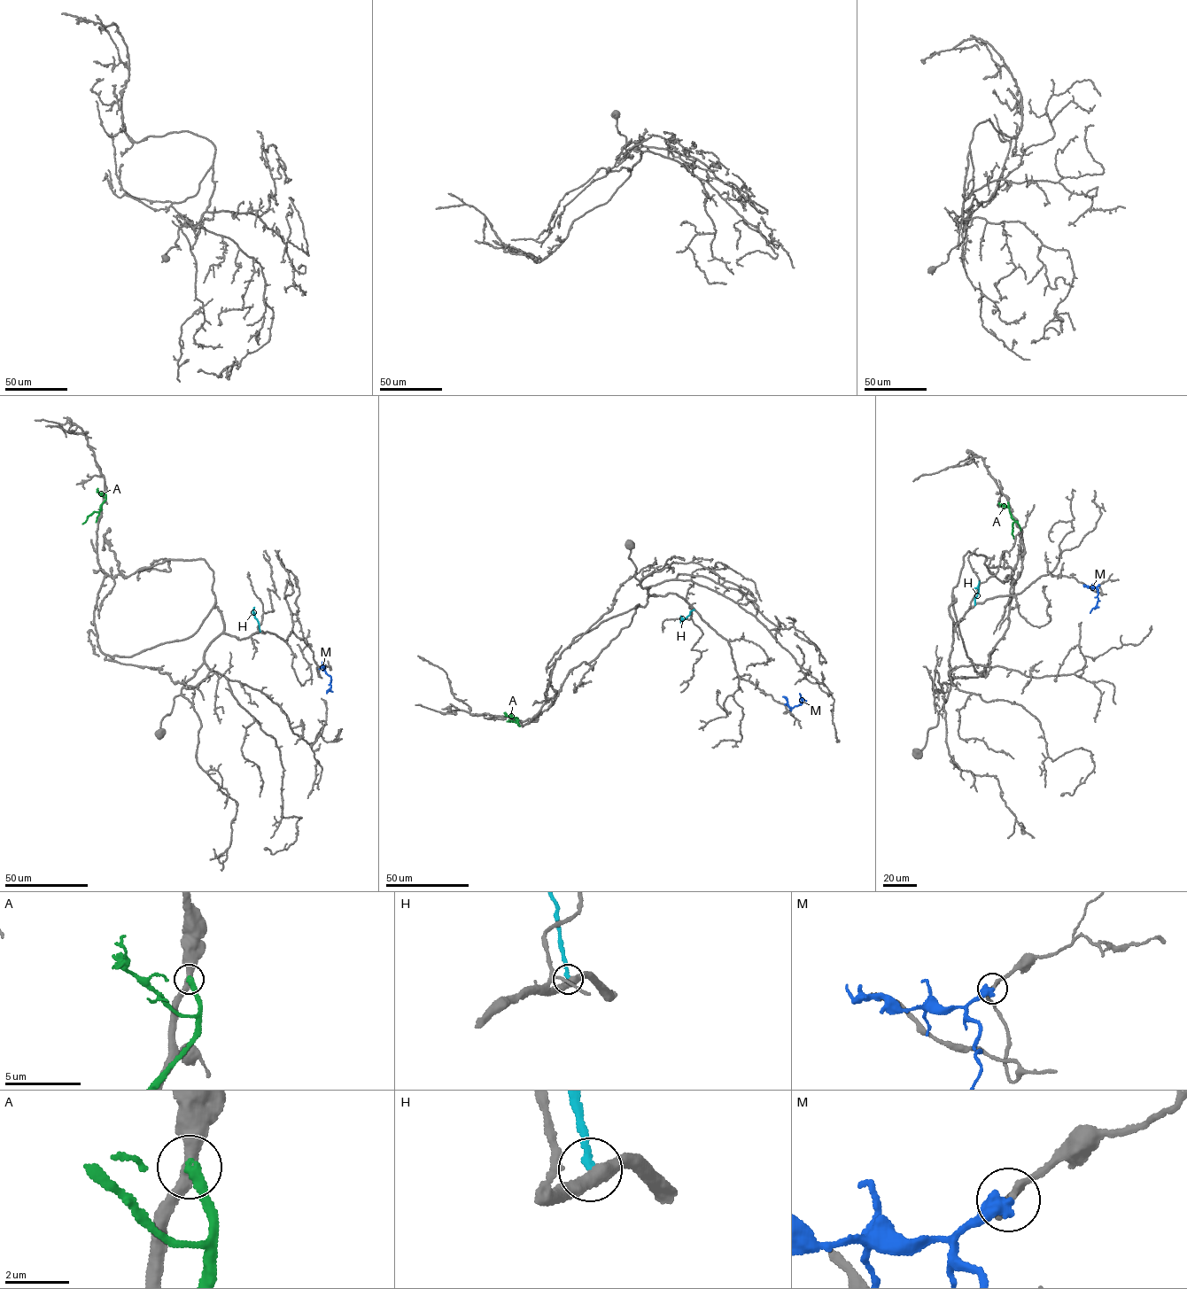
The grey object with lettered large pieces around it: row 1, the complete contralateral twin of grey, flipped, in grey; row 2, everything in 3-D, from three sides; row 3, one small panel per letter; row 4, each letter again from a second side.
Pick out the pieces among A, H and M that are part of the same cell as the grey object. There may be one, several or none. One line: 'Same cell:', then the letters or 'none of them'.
Same cell: none of them

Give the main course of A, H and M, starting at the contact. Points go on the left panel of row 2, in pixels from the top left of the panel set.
A: (104, 493), (106, 499), (99, 510), (94, 511), (82, 524)
H: (259, 632), (253, 607)
M: (324, 667), (331, 681), (326, 693)

